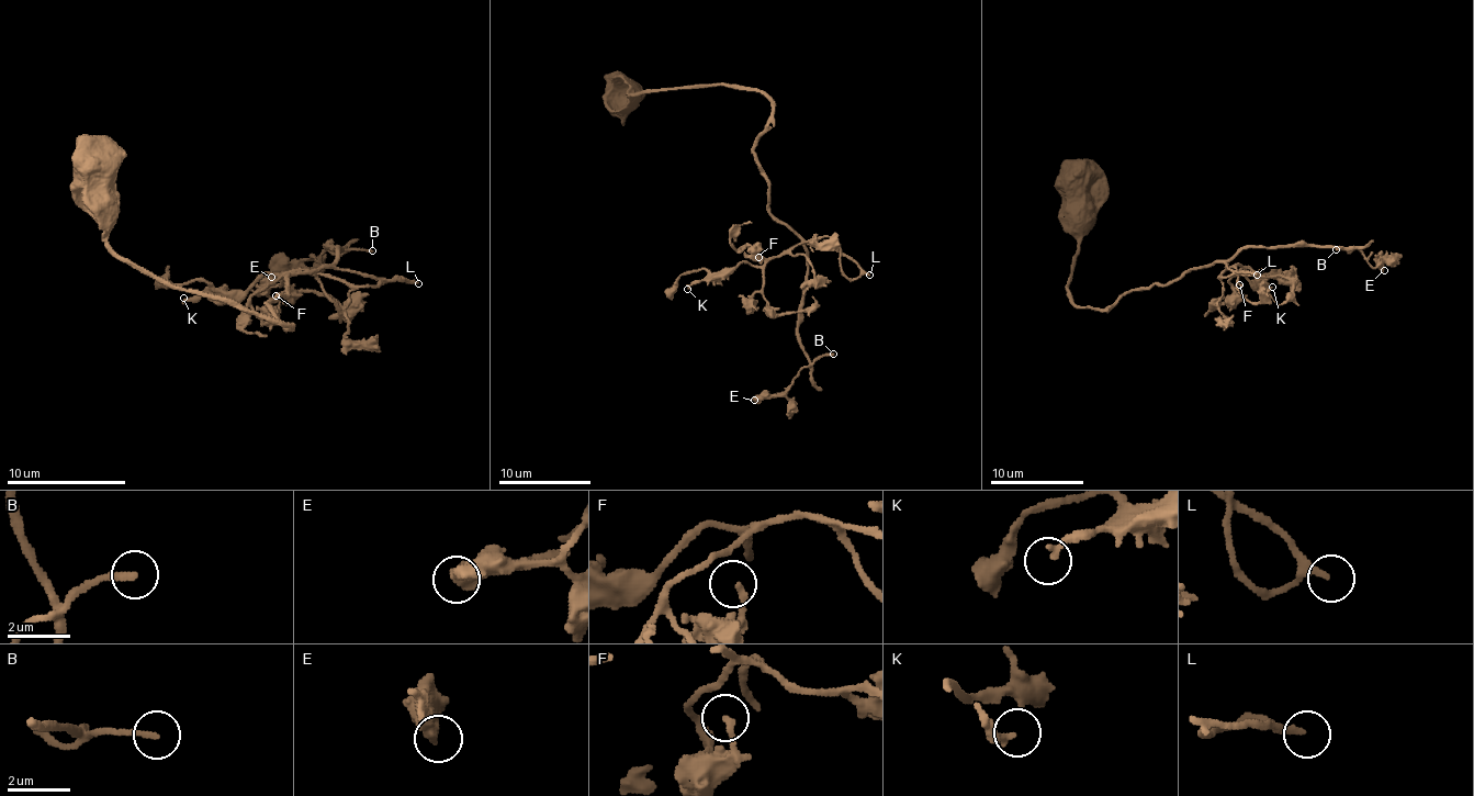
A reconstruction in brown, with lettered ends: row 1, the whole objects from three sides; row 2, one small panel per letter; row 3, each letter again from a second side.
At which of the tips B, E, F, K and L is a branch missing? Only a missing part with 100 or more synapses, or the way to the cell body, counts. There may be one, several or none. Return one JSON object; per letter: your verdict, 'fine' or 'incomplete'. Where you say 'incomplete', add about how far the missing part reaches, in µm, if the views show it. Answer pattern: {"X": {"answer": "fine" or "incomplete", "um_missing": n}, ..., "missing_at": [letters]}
{"B": {"answer": "incomplete", "um_missing": 110}, "E": {"answer": "fine"}, "F": {"answer": "fine"}, "K": {"answer": "fine"}, "L": {"answer": "incomplete", "um_missing": 40}, "missing_at": ["B", "L"]}

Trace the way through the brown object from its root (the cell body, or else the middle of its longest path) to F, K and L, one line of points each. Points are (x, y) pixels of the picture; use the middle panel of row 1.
F: (621, 94), (733, 86), (771, 101), (754, 159), (771, 213), (840, 247), (740, 249), (758, 257)
K: (621, 94), (761, 92), (773, 124), (754, 159), (771, 213), (808, 243), (840, 247), (819, 236), (687, 289)
L: (621, 94), (704, 86), (761, 92), (773, 124), (756, 141), (754, 159), (771, 213), (869, 275)

